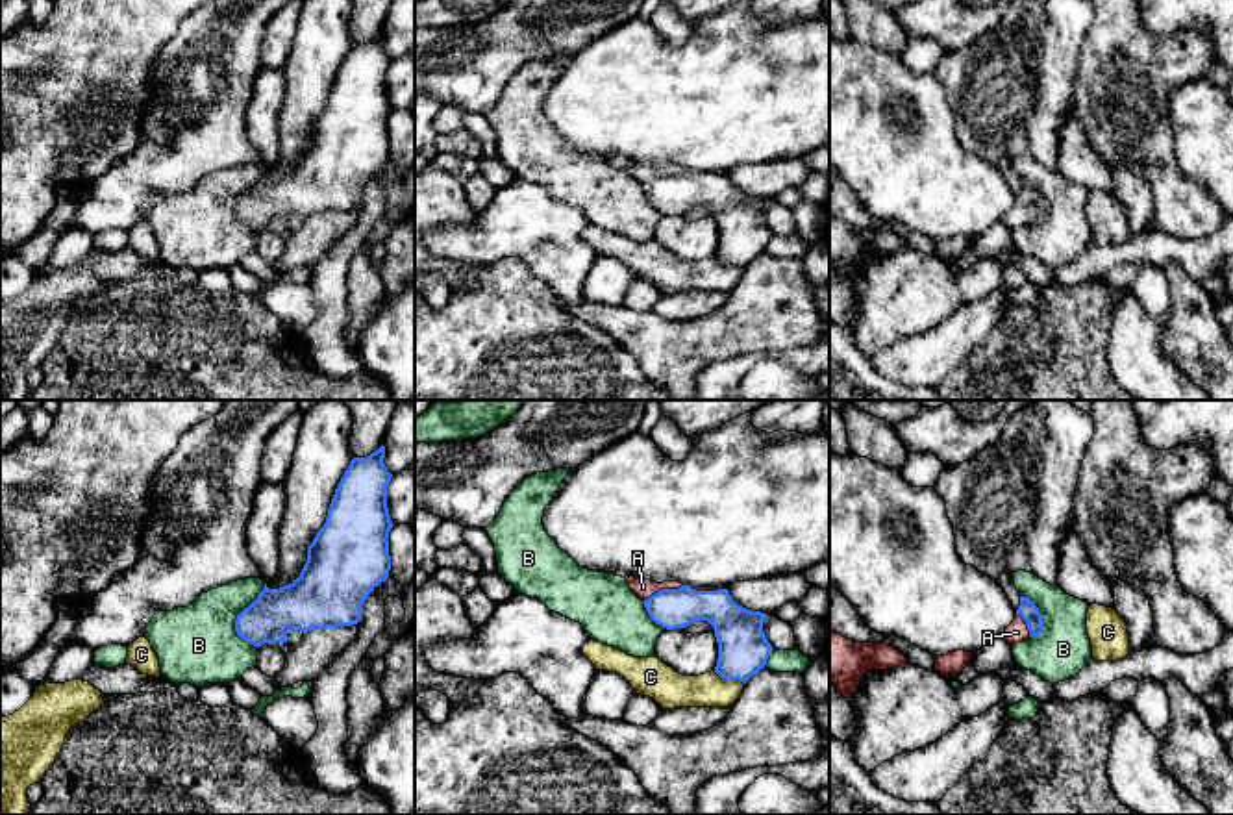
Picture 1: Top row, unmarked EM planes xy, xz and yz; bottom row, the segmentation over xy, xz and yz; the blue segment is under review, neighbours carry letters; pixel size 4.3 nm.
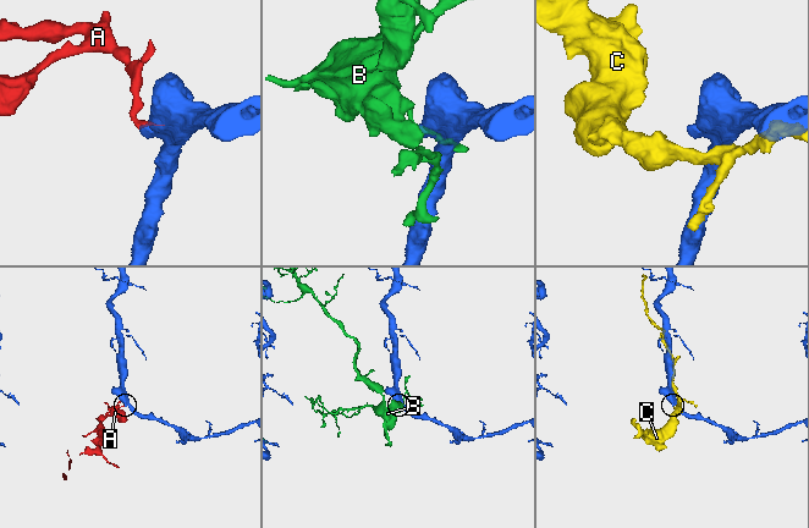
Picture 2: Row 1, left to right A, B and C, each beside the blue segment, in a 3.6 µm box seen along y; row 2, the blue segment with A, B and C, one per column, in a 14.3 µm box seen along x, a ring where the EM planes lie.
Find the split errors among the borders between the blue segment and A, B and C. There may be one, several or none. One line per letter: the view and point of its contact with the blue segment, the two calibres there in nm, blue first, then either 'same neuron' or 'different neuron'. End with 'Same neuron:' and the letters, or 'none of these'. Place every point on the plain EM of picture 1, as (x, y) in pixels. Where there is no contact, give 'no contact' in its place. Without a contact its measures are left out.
A: meets blue in xz at (661, 175); 180 nm thick on the blue side, 80 nm on the other; same neuron
B: meets blue in xy at (237, 202); 200 nm thick on the blue side, 340 nm on the other; different neuron
C: meets blue in xz at (728, 263); 220 nm thick on the blue side, 160 nm on the other; different neuron
Same neuron: A

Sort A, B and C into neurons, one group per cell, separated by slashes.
A / B / C

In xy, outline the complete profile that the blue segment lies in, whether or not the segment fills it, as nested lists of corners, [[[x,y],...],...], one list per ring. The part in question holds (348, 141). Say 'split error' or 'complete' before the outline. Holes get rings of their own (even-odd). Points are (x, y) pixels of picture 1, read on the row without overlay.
complete; [[[381,30],[370,41],[350,46],[331,83],[326,107],[307,132],[307,146],[300,161],[280,174],[268,174],[265,169],[257,183],[237,200],[235,217],[243,226],[259,233],[265,228],[287,228],[287,219],[293,215],[307,219],[315,213],[352,211],[361,206],[365,185],[376,170],[389,163],[391,156],[387,124],[394,109],[387,93],[387,70],[392,59],[387,56],[383,43],[385,31]]]

